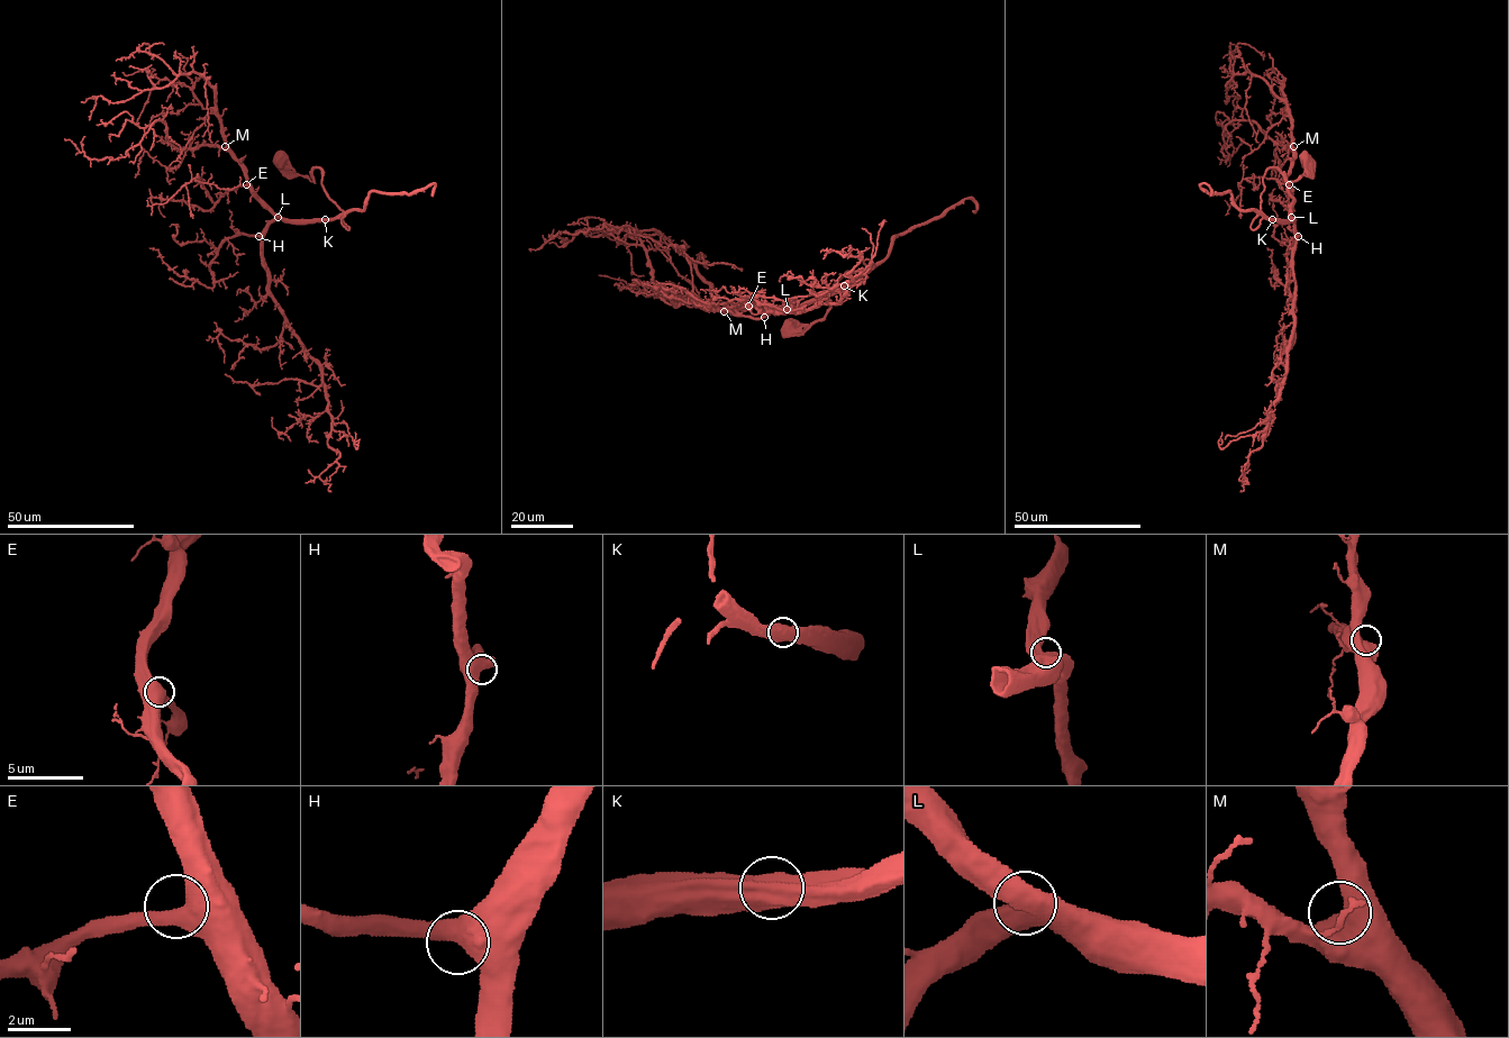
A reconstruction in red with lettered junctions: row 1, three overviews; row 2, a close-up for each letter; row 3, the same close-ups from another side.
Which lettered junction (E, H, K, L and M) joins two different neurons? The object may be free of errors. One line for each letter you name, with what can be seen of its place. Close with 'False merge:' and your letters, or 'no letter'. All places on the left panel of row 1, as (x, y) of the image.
False merge: no letter

